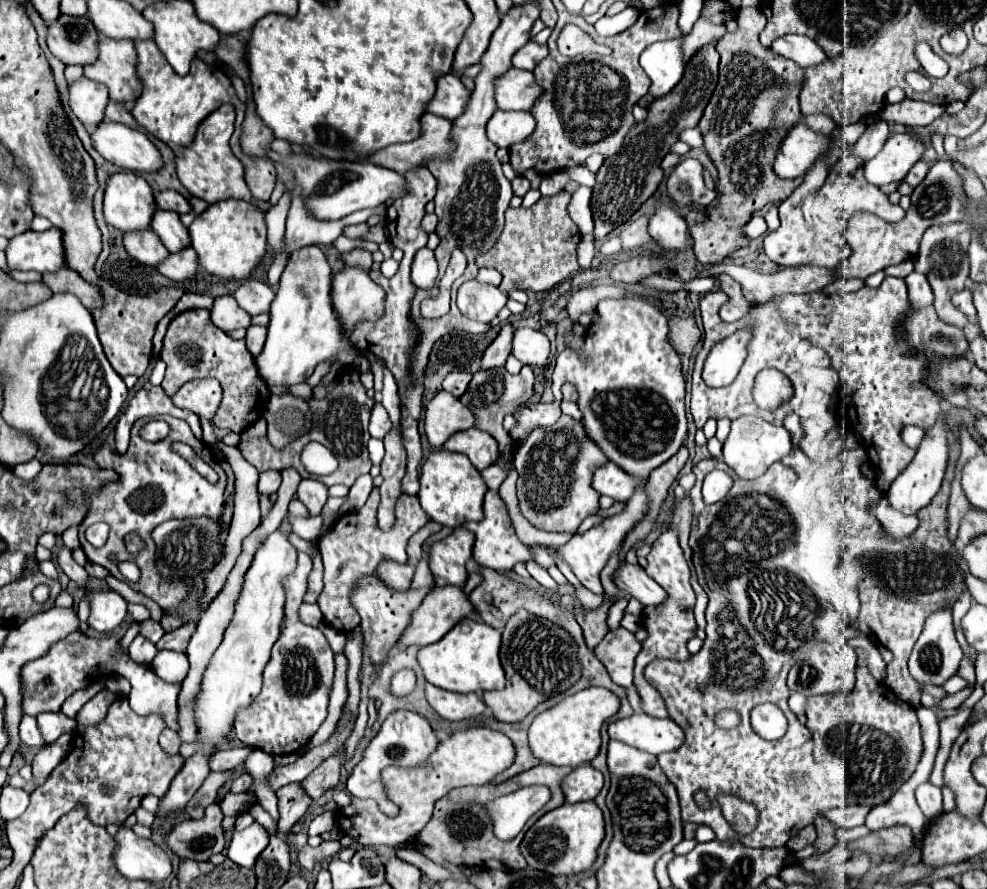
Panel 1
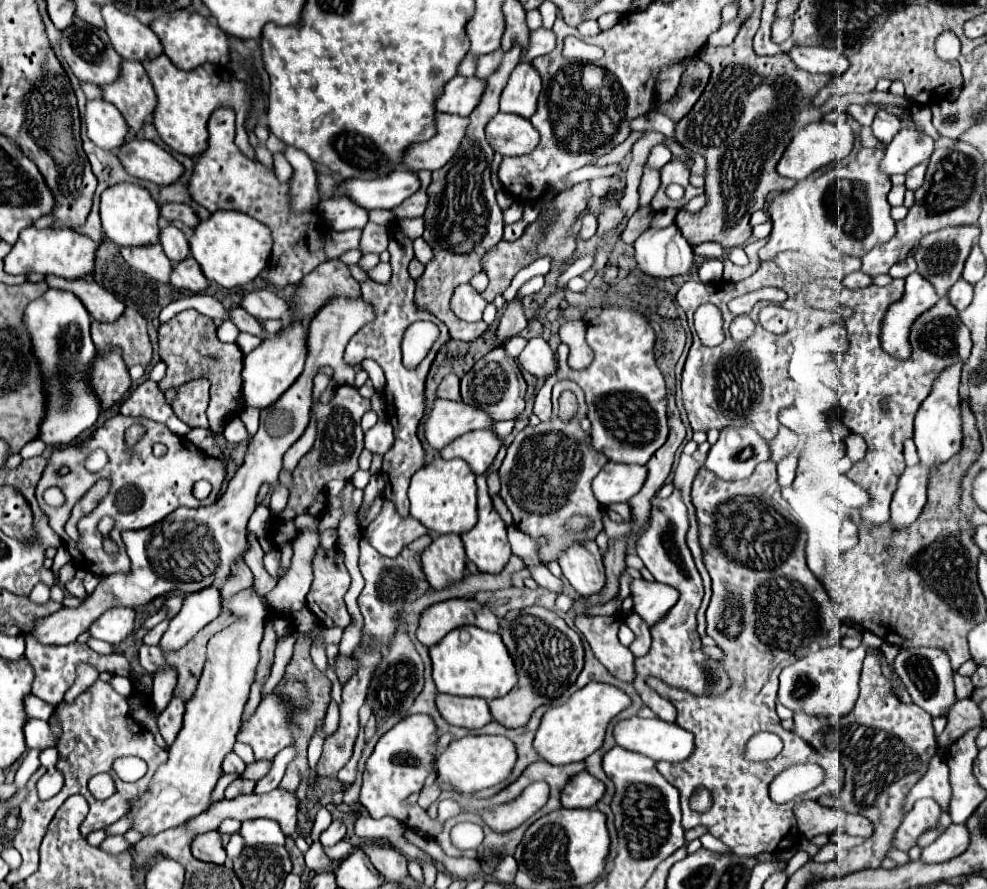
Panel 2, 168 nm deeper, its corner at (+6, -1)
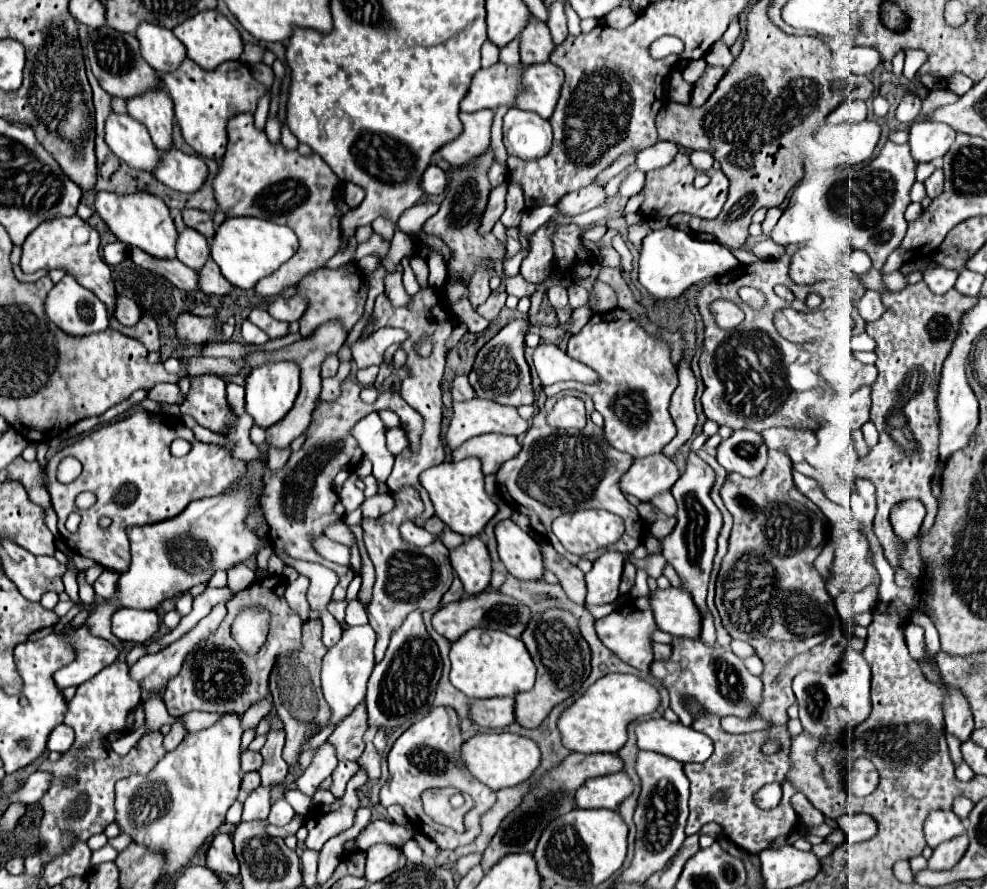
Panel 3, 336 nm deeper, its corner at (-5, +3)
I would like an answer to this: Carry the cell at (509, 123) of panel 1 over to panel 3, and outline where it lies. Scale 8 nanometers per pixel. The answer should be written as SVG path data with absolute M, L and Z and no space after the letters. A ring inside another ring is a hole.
M510 108L504 116L504 146L510 156L542 158L552 148L550 122L534 112Z

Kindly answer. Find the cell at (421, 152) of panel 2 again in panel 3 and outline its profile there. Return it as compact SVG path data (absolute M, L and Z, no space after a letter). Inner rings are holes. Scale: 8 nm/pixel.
M478 110L476 114L460 112L460 120L464 124L462 134L452 142L444 144L438 154L454 168L460 164L468 164L472 156L478 156L478 152L484 152L490 146L492 116L492 110Z

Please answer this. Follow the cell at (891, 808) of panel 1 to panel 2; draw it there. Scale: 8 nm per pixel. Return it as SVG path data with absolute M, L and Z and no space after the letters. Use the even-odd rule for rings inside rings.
M847 814L843 830L849 836L861 836L861 838L869 838L873 834L871 822L865 816L859 816L859 814Z

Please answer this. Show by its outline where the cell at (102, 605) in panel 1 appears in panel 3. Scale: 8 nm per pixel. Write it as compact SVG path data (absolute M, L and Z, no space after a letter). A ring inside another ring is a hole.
M120 608L112 616L112 634L124 642L144 644L158 630L158 614L154 610Z

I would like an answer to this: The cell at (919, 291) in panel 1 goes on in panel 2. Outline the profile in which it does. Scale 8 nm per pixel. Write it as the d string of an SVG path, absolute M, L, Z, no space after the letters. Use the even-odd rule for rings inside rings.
M913 272L905 278L905 294L899 302L891 304L883 322L881 330L881 342L883 350L897 356L907 358L911 354L909 344L909 330L921 312L935 306L939 300L933 284L925 280L921 274Z

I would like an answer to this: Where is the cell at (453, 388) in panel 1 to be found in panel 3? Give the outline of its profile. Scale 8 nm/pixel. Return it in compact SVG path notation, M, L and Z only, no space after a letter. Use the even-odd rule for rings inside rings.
M456 376L452 382L452 398L454 400L470 400L474 398L474 390L468 384L468 376Z

